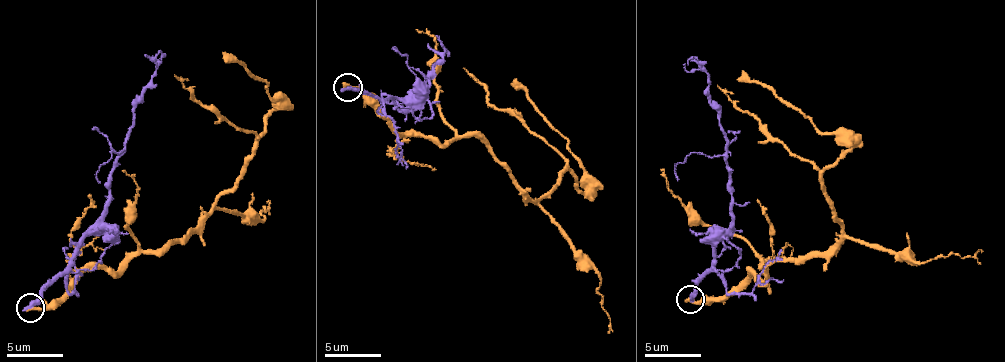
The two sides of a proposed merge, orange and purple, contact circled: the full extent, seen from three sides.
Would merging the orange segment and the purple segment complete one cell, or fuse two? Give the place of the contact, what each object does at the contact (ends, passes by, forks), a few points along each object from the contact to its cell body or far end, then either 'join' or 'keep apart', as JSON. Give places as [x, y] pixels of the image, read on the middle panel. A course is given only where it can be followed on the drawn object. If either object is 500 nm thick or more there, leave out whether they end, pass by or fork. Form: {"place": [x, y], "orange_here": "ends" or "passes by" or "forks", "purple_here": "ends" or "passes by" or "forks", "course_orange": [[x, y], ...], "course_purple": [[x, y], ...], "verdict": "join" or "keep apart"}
{"place": [347, 87], "orange_here": "ends", "purple_here": "ends", "course_orange": [[347, 86], [405, 135], [443, 146], [475, 135], [530, 198], [563, 168], [584, 192], [568, 141], [510, 84]], "course_purple": [[347, 86], [411, 109], [444, 57], [445, 48], [439, 39]], "verdict": "keep apart"}

